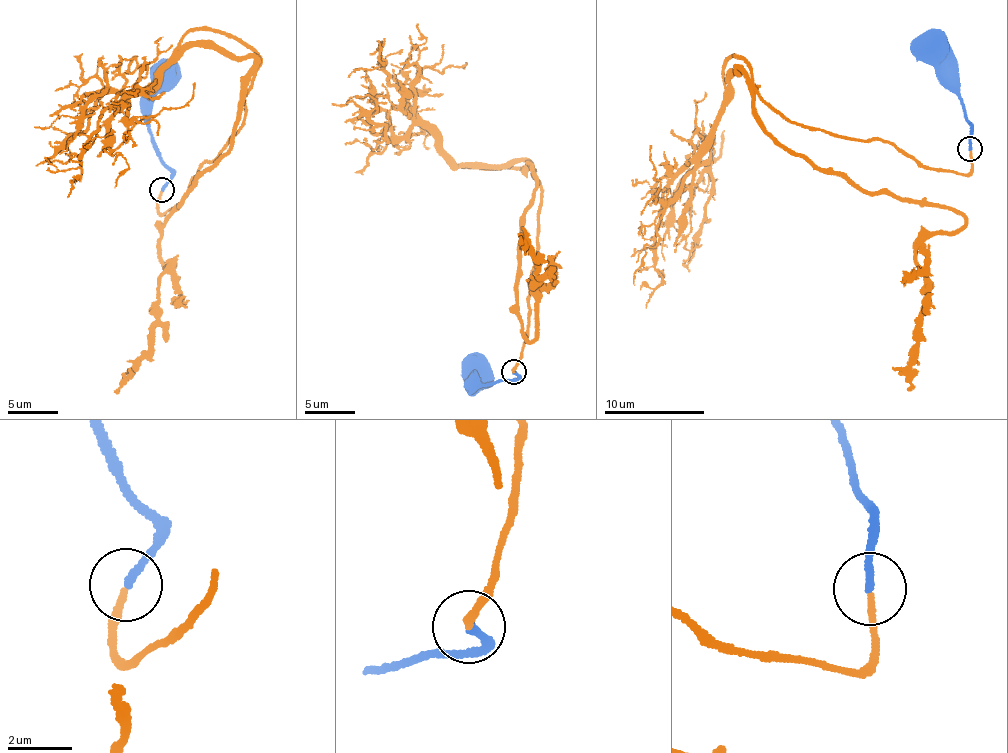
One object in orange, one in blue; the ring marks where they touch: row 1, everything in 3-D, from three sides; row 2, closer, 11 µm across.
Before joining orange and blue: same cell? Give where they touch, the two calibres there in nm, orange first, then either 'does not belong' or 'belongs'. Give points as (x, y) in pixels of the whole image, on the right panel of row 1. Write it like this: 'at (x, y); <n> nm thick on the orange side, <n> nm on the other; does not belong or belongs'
at (970, 149); 190 nm thick on the orange side, 240 nm on the other; belongs

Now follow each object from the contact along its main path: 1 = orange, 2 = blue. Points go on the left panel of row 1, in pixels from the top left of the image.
1: (161, 191), (162, 214), (244, 121), (246, 93), (229, 149), (161, 229), (170, 263), (151, 353), (116, 393)
2: (161, 189), (171, 169), (159, 155), (148, 117), (154, 96), (169, 85), (177, 73), (177, 61)

